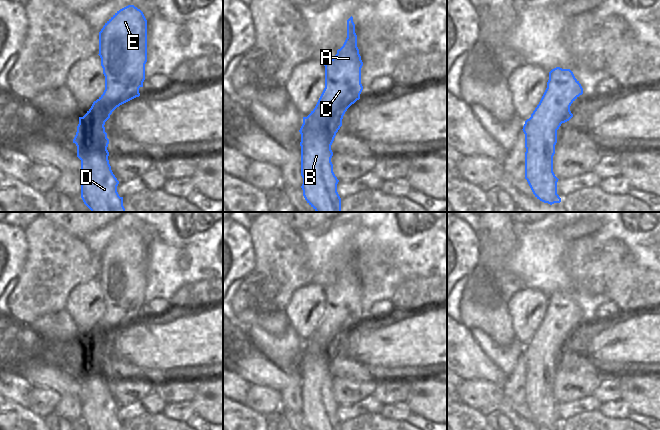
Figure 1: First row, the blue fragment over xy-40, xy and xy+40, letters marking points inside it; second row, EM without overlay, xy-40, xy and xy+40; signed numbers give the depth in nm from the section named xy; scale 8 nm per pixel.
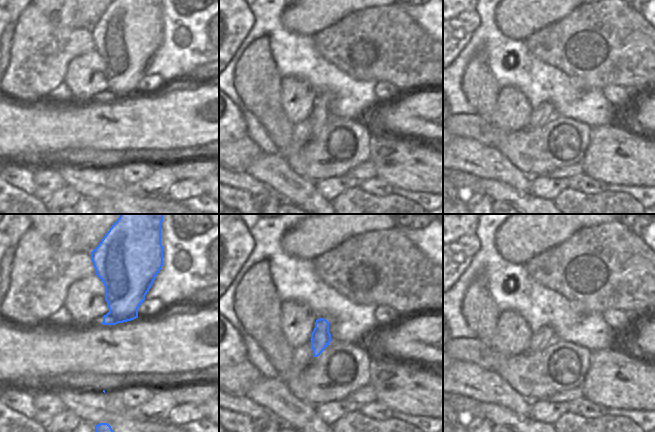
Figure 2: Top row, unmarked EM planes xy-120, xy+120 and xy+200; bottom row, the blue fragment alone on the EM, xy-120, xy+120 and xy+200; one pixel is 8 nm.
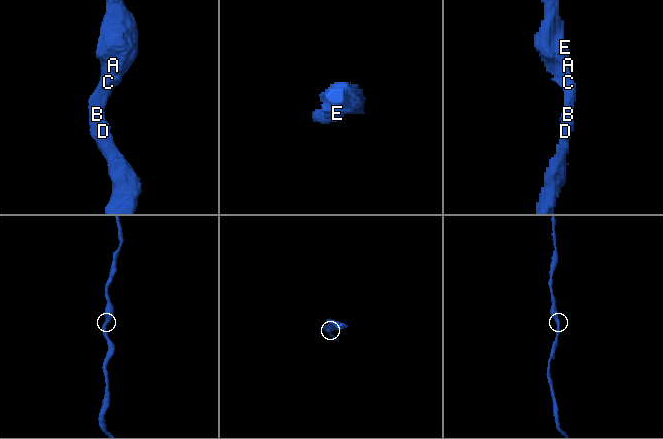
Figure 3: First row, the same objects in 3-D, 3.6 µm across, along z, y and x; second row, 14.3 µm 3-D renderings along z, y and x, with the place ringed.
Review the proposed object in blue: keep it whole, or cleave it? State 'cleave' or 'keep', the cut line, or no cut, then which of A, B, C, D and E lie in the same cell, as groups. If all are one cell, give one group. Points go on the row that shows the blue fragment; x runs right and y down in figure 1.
keep; cut none; groups A B C D E

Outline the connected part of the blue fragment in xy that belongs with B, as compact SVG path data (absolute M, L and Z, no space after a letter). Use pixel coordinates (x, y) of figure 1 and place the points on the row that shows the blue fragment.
M351 16L347 20L347 38L337 54L325 66L325 88L311 113L303 117L301 134L301 176L303 196L316 212L341 212L341 198L337 192L339 180L333 172L331 145L342 126L347 109L360 99L363 90L361 68L363 62L357 47L355 24Z

